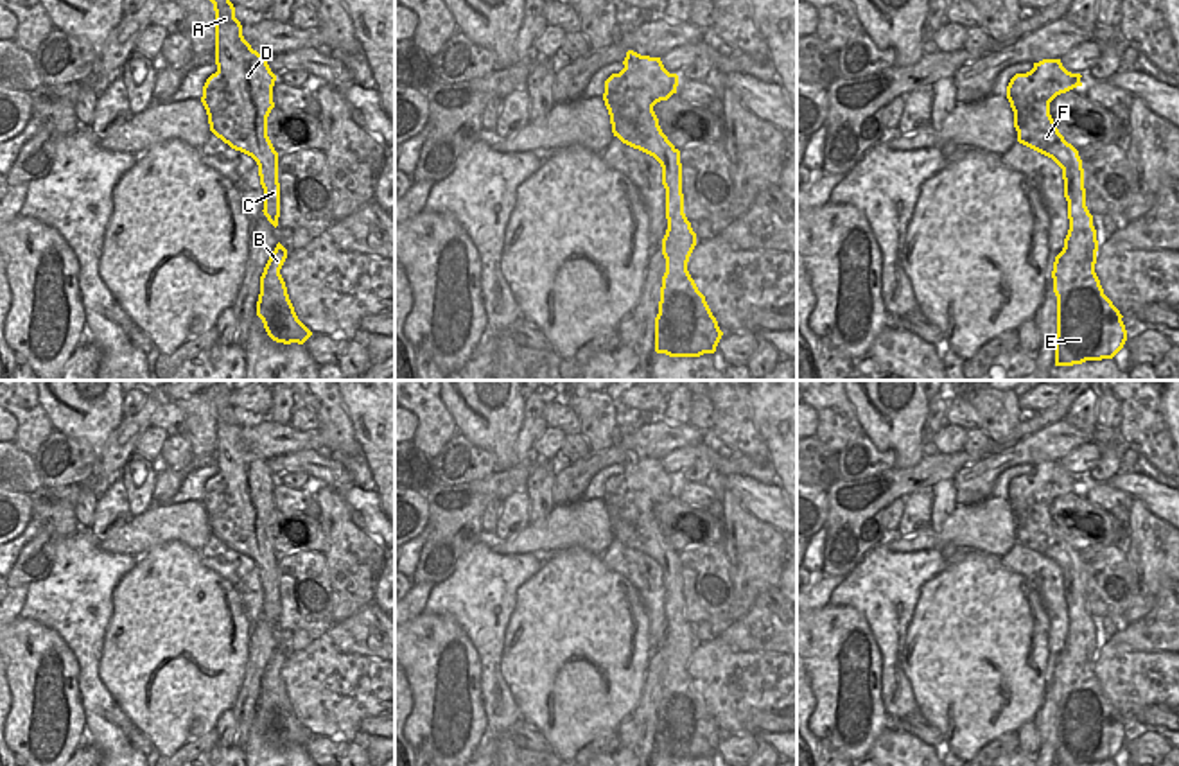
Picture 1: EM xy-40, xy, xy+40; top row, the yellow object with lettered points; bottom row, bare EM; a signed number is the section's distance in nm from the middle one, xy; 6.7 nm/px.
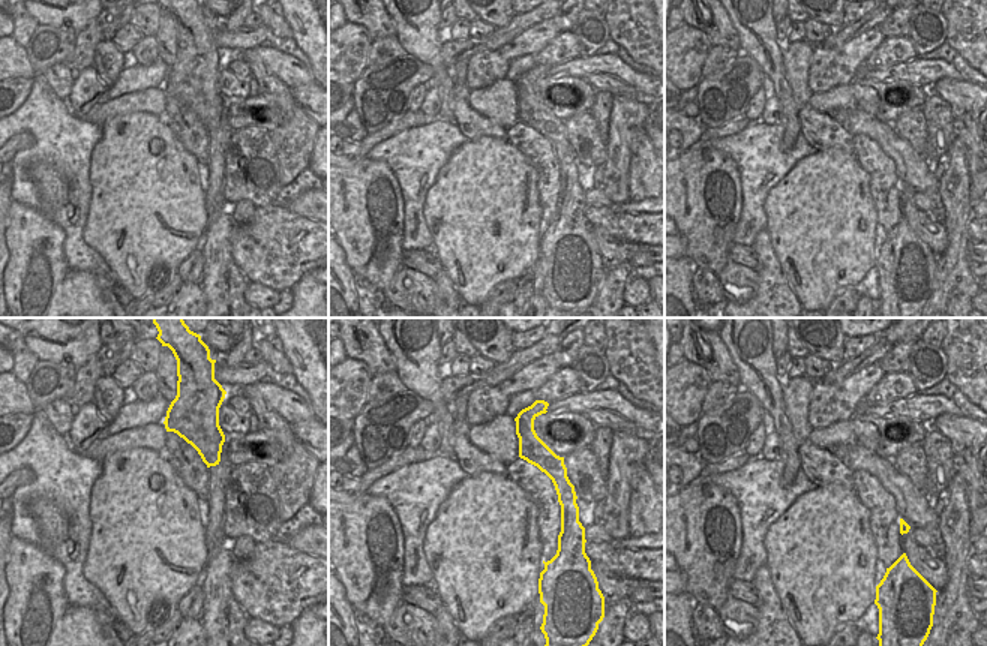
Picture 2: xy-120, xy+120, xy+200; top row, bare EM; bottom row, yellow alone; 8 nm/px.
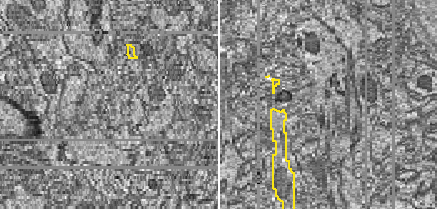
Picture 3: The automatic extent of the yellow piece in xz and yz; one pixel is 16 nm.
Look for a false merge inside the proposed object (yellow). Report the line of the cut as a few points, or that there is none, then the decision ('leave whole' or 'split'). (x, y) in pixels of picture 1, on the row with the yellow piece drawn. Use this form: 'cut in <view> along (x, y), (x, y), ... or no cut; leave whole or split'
no cut; leave whole

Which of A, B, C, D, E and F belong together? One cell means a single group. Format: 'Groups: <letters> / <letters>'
Groups: A B C D E F

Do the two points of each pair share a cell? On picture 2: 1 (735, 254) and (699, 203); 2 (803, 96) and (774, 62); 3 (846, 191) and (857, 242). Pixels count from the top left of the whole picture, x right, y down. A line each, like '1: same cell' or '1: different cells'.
1: different cells
2: different cells
3: same cell

